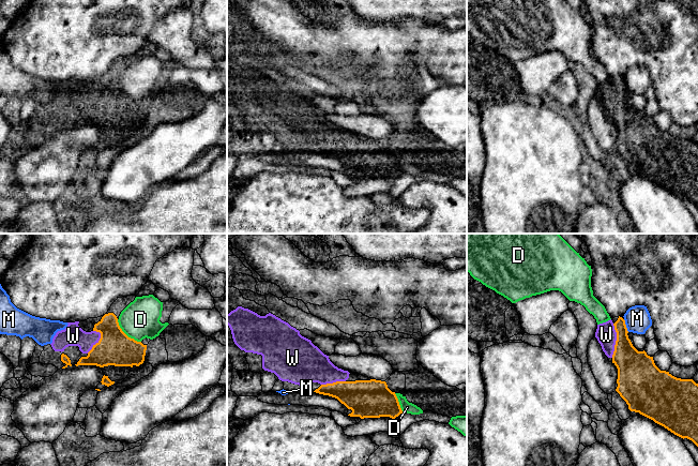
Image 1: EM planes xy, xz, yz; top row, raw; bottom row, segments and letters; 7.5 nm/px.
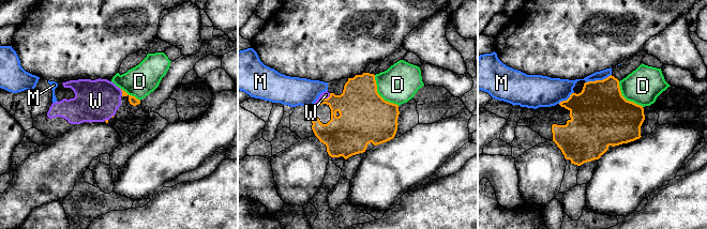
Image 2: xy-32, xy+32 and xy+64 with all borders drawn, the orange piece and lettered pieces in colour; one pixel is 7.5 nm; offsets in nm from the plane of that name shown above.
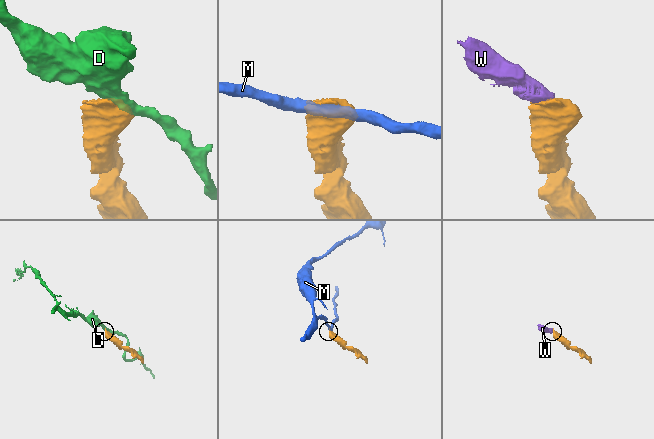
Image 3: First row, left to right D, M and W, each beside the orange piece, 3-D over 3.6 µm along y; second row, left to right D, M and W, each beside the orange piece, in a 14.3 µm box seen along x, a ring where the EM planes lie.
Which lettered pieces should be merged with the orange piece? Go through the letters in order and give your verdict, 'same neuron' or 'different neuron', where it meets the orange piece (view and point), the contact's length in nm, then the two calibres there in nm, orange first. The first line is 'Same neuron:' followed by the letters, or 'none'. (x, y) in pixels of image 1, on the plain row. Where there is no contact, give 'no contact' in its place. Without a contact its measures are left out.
Same neuron: W
D: different neuron; meets orange in xy at (125, 94); contact 260 nm long; 260 nm thick on the orange side, 280 nm on the other
M: different neuron; meets orange in yz at (625, 86); contact 100 nm long; 200 nm thick on the orange side, 190 nm on the other
W: same neuron; meets orange in yz at (616, 101); contact 260 nm long; 260 nm thick on the orange side, 150 nm on the other

